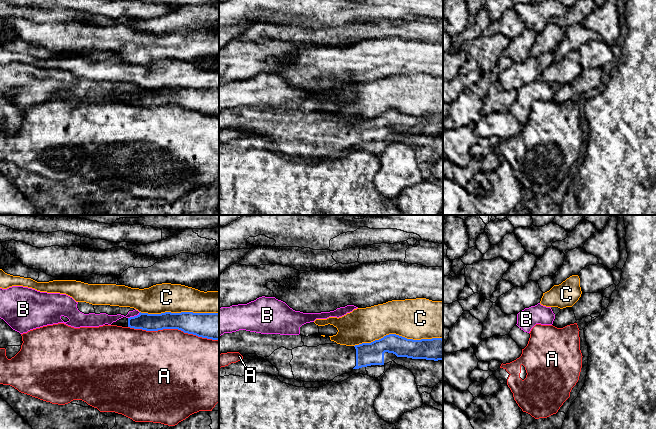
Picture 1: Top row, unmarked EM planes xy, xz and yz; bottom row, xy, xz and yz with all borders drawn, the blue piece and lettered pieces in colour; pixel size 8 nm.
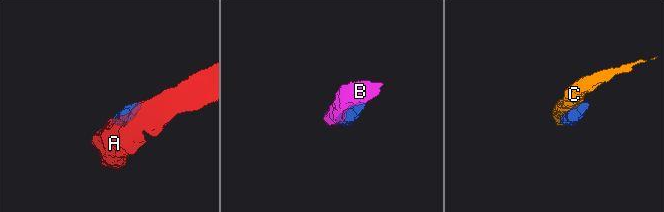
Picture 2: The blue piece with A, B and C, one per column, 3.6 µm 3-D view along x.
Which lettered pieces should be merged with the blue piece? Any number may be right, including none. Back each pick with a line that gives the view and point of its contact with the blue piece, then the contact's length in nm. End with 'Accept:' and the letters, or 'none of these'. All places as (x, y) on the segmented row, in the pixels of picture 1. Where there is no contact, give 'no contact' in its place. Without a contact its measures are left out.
Accept: none of these

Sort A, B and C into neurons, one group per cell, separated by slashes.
A / B / C

